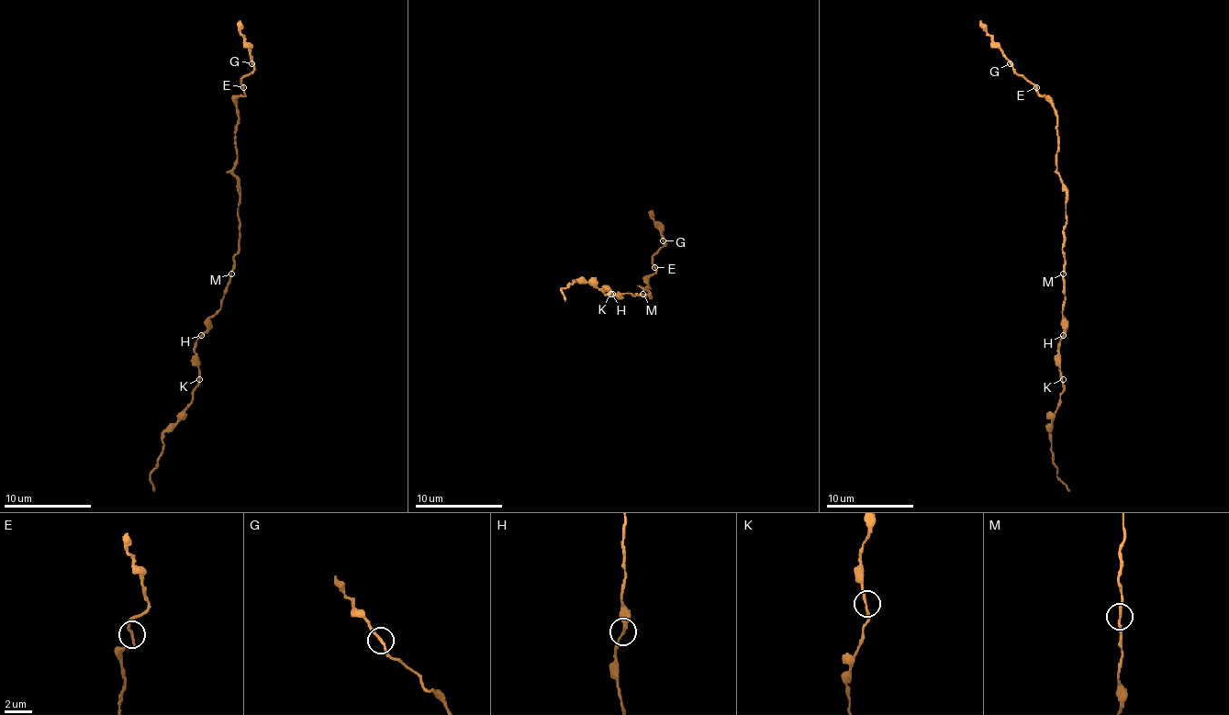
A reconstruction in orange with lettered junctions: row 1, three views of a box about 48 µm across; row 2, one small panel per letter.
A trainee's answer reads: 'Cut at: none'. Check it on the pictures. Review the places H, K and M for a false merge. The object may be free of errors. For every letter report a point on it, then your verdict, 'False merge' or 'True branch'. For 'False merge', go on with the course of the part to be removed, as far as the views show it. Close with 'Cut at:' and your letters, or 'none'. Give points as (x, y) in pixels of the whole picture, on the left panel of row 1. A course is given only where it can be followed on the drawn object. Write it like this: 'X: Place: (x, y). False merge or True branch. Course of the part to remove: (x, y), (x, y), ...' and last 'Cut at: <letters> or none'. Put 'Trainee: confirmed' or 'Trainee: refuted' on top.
Trainee: confirmed
H: Place: (201, 335). True branch
K: Place: (199, 379). True branch
M: Place: (231, 273). True branch
Cut at: none

